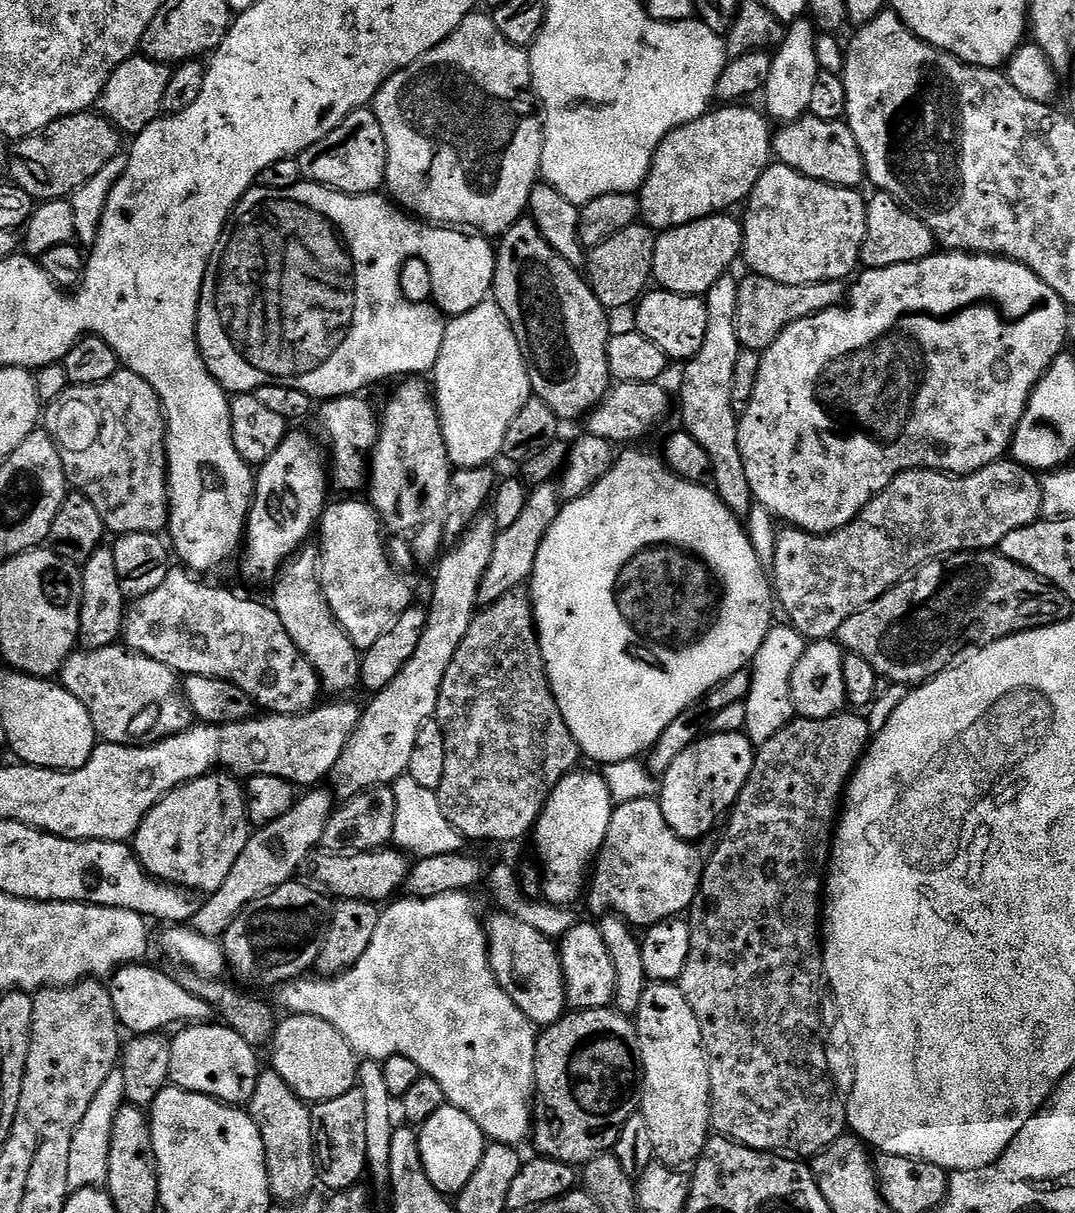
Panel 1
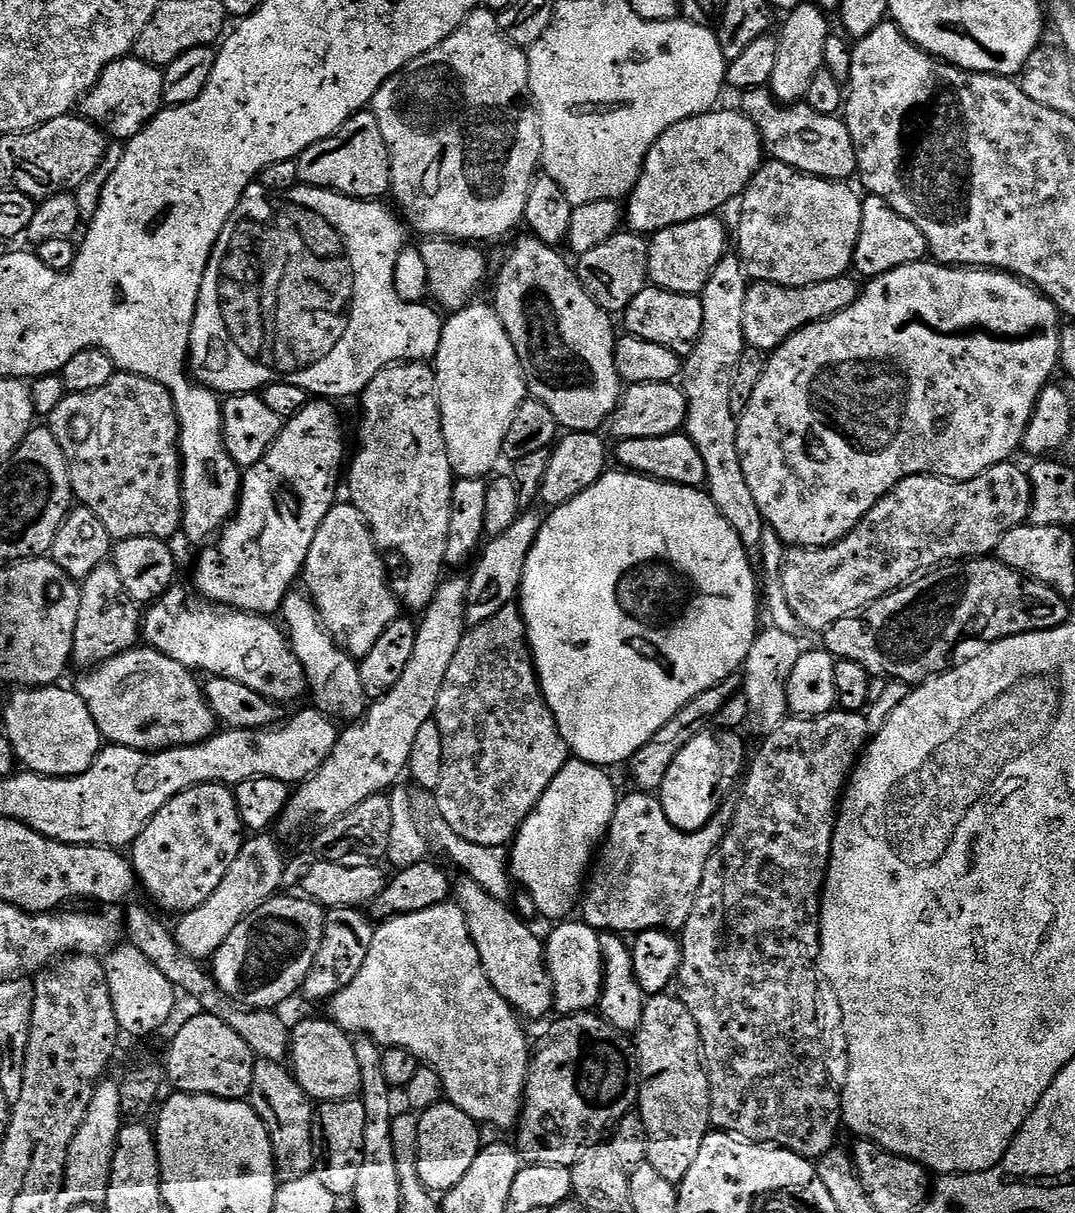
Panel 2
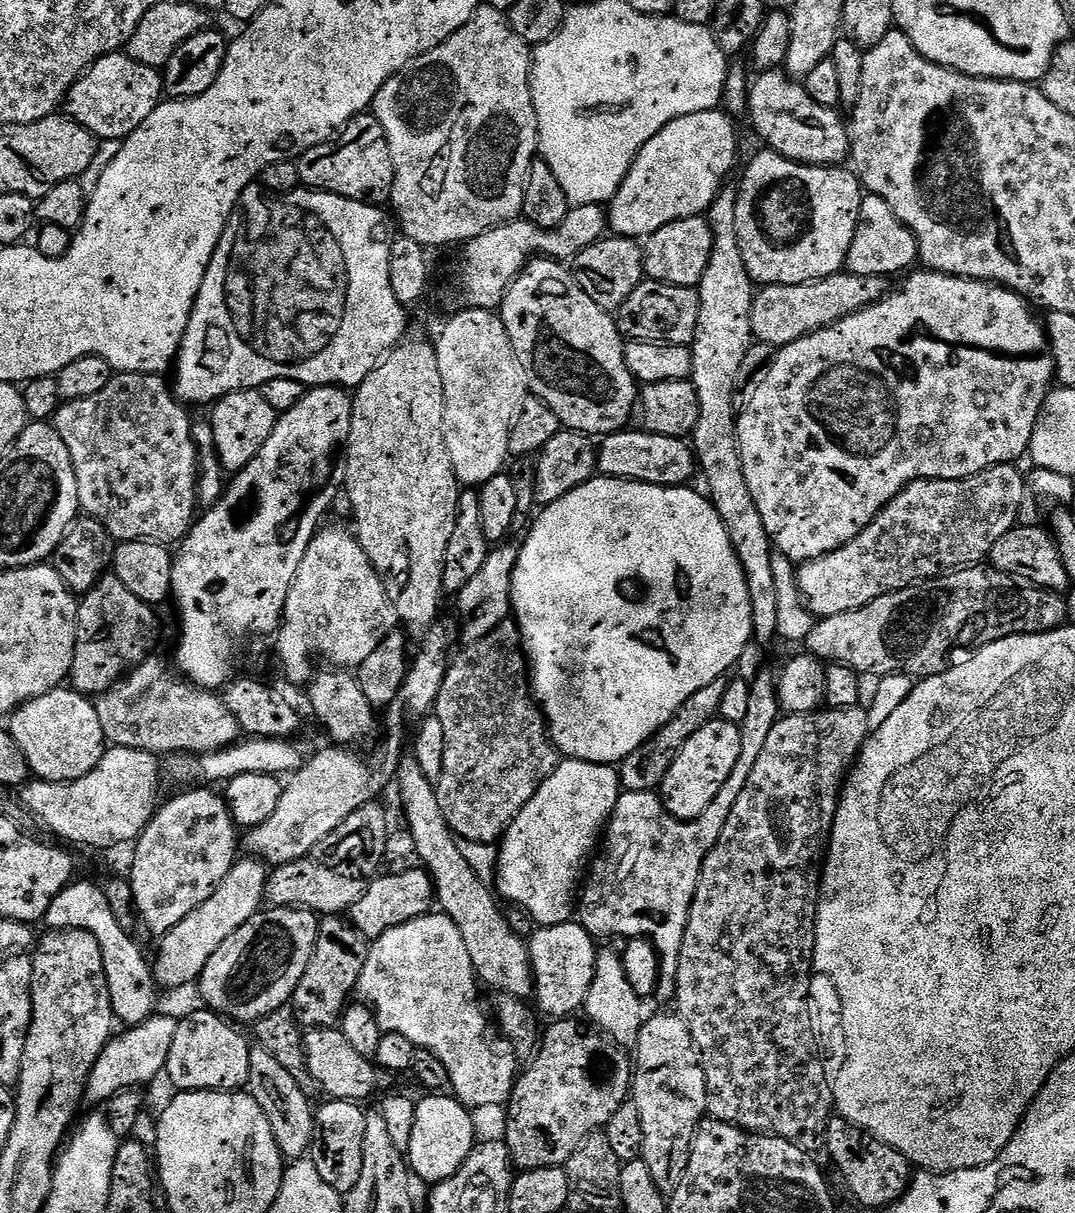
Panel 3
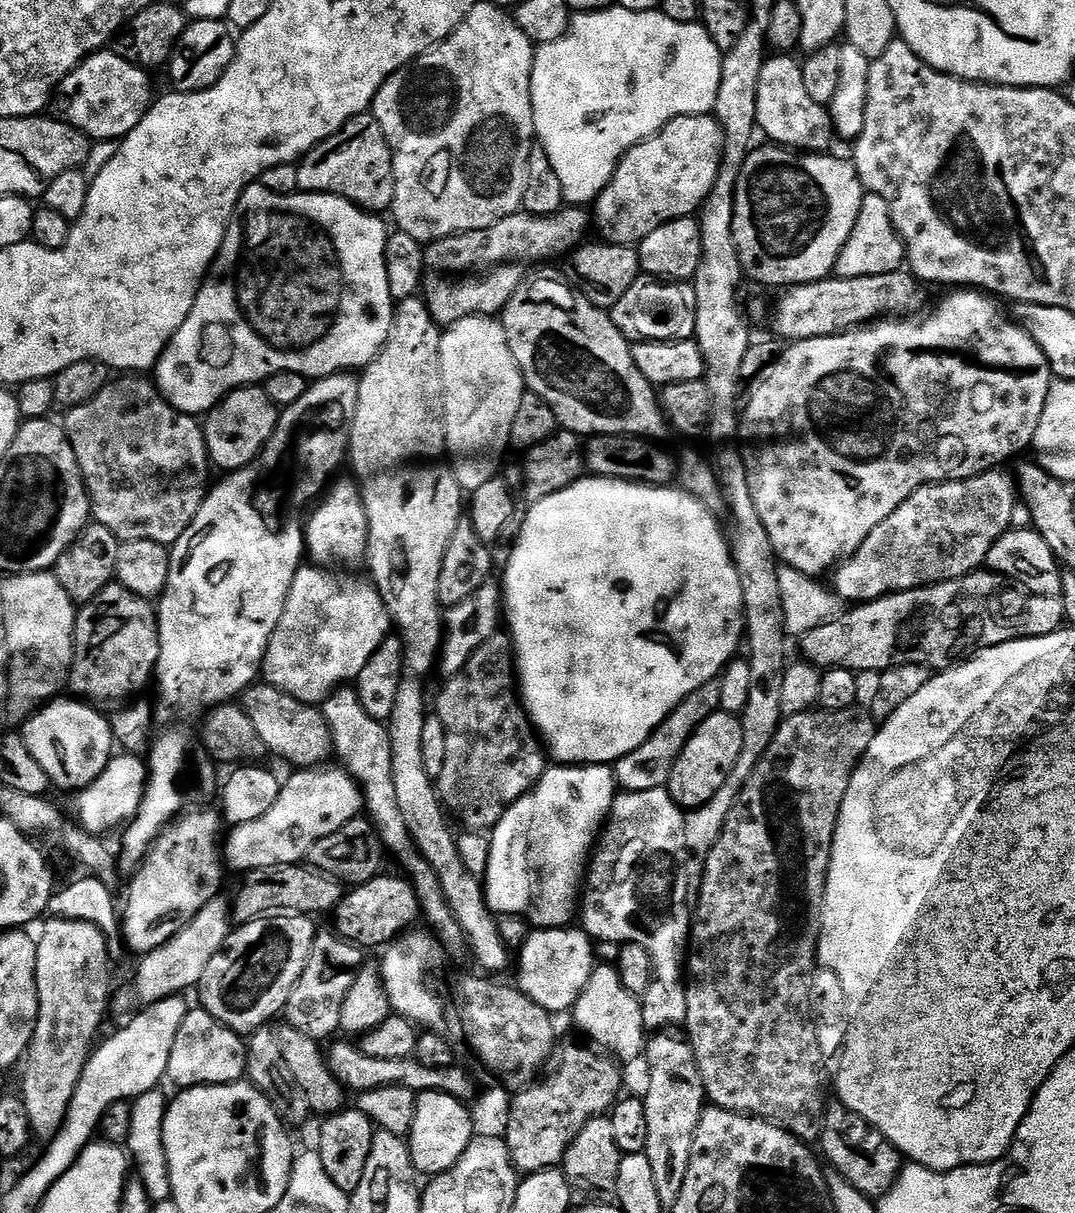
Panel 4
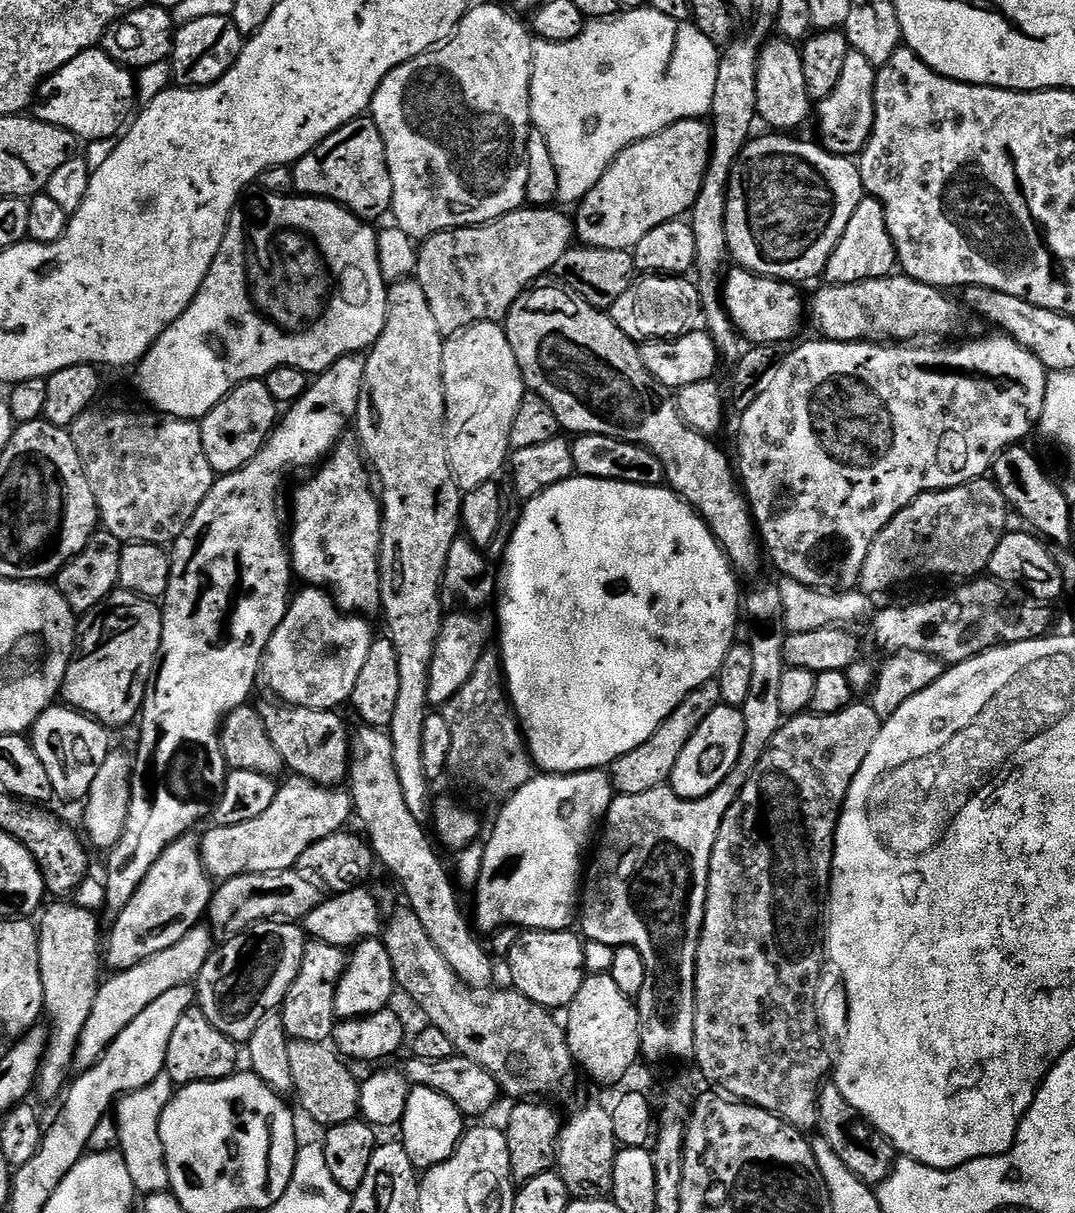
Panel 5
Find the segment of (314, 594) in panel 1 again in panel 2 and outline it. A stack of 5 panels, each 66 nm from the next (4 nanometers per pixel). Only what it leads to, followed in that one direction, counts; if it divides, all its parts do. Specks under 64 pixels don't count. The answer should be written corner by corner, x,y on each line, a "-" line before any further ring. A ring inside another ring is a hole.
293,590
285,598
282,624
298,662
302,662
302,670
308,679
310,700
312,696
311,703
337,722
355,722
368,711
370,703
366,690
362,690
362,674
357,657
351,656
336,643
321,622
318,610
312,604
312,597
299,591

